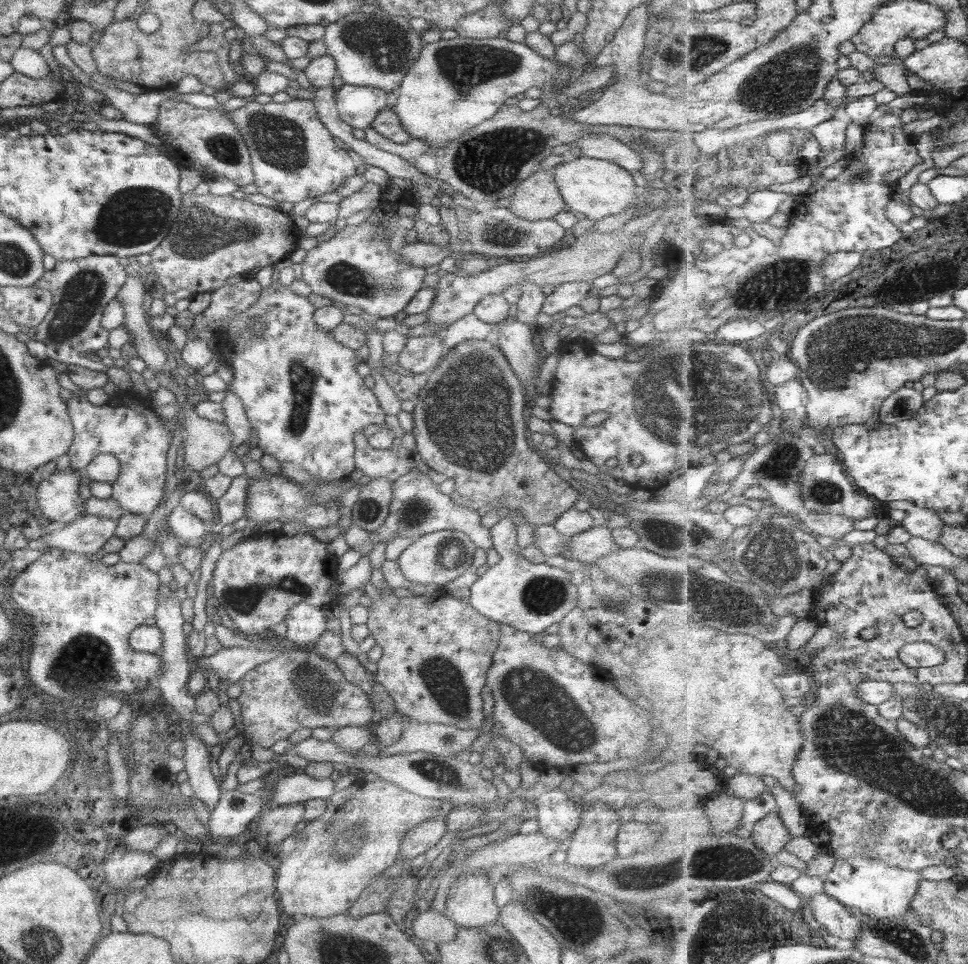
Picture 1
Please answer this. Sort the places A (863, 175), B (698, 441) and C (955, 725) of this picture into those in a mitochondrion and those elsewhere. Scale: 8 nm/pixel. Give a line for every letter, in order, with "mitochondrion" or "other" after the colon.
A: mitochondrion
B: mitochondrion
C: mitochondrion

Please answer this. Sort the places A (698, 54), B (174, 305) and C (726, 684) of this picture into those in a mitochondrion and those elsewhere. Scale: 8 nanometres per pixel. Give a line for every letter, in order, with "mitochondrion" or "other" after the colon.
A: mitochondrion
B: other
C: other

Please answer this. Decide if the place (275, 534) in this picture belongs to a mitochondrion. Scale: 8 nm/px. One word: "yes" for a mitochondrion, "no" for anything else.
no

